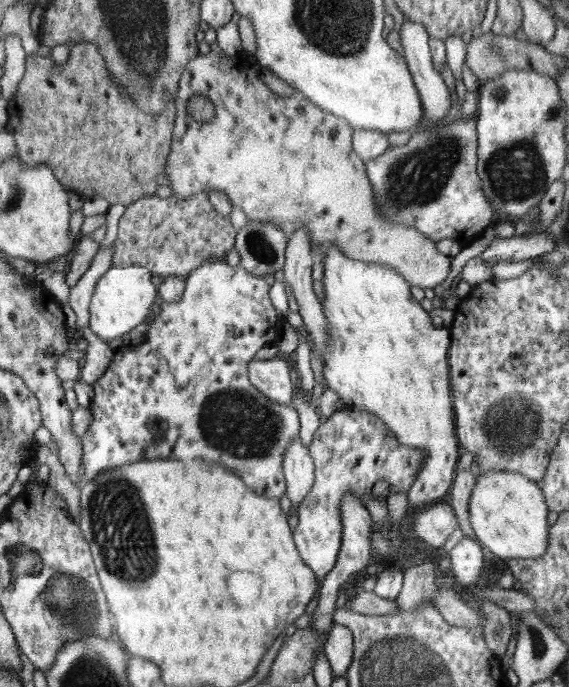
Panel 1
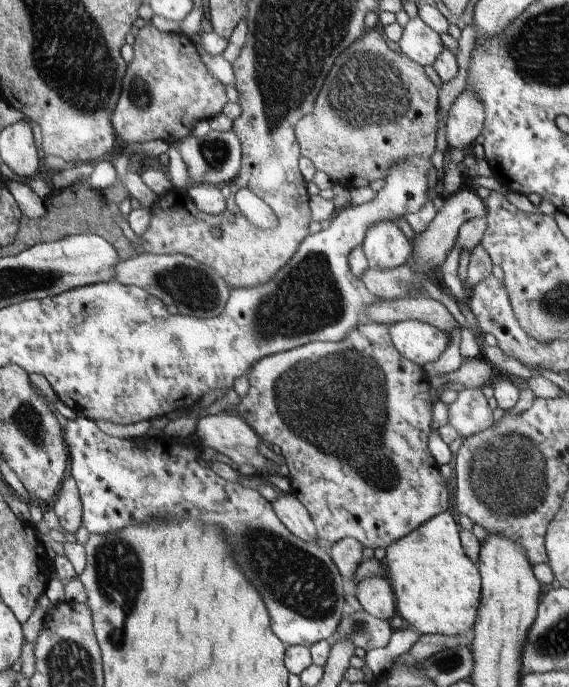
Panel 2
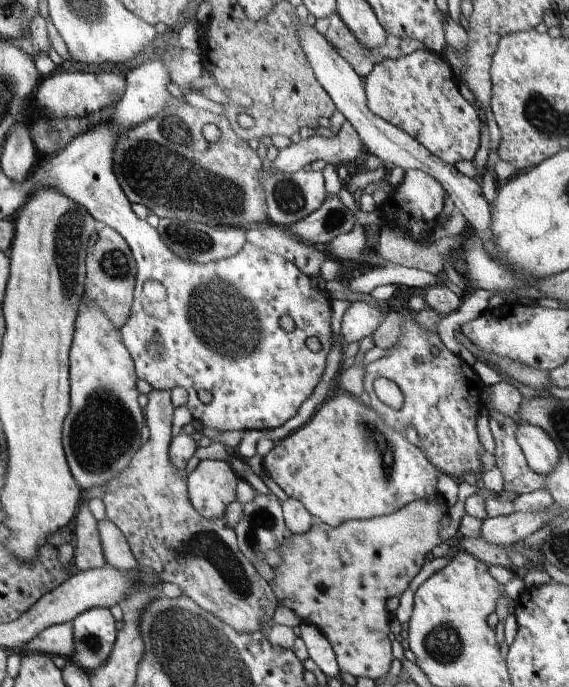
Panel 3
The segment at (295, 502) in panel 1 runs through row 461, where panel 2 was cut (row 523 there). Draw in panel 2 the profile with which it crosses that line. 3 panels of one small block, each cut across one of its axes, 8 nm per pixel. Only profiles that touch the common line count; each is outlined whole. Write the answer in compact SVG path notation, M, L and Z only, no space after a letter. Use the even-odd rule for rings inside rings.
M289 492L289 494L279 494L273 502L271 502L275 516L283 522L283 526L287 526L295 536L299 536L305 542L315 542L317 540L317 530L315 524L309 516L309 512L305 510L305 506Z

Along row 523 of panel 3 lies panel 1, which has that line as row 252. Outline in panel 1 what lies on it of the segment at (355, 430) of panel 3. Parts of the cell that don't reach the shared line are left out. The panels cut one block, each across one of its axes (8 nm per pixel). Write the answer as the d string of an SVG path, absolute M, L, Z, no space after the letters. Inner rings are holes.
M333 242L323 254L323 292L317 298L321 312L327 320L327 350L321 352L323 366L321 376L327 390L339 394L339 400L347 404L365 406L371 414L379 416L393 436L405 446L419 446L427 452L423 470L417 472L415 482L407 492L409 512L429 508L437 500L445 500L453 484L453 468L459 460L459 444L453 426L453 402L449 384L447 350L451 344L449 328L435 328L427 312L411 298L409 284L397 270L381 262L355 260L343 254Z

